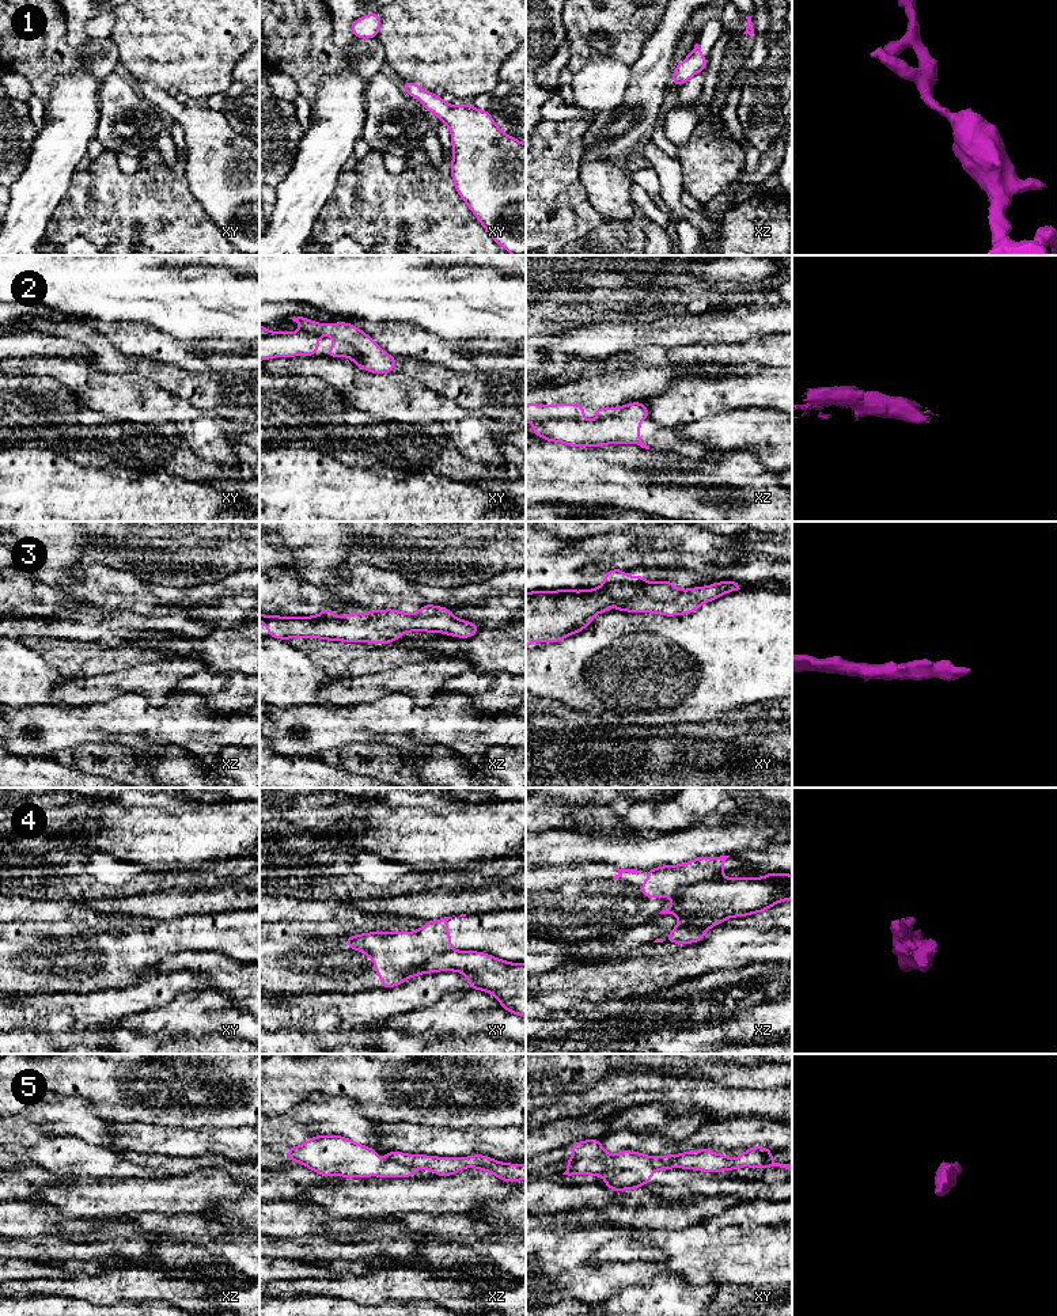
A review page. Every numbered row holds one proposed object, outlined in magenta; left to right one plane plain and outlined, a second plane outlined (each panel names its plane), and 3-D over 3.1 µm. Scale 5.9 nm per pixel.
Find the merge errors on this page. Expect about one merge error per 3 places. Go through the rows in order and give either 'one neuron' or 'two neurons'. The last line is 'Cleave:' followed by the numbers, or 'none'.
1: one neuron
2: two neurons
3: one neuron
4: two neurons
5: two neurons
Cleave: 2, 4, 5

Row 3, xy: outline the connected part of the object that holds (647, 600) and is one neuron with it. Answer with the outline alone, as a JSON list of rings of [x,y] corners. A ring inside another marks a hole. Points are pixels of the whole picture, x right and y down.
[[[620,568],[603,576],[603,584],[594,589],[526,592],[526,648],[533,641],[558,642],[581,632],[595,614],[610,611],[610,602],[613,610],[674,617],[740,589],[735,581],[677,589],[674,581],[649,583],[643,574],[630,577]]]

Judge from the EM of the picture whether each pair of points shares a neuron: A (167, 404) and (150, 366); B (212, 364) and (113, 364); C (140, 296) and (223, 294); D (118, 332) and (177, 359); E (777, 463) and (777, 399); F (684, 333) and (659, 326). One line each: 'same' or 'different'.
A: different
B: different
C: same
D: same
E: different
F: same

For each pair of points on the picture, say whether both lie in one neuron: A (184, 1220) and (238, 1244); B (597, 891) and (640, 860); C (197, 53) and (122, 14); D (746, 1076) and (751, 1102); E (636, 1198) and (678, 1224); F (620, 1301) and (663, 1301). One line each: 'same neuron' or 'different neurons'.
A: same neuron
B: different neurons
C: same neuron
D: different neurons
E: same neuron
F: same neuron

